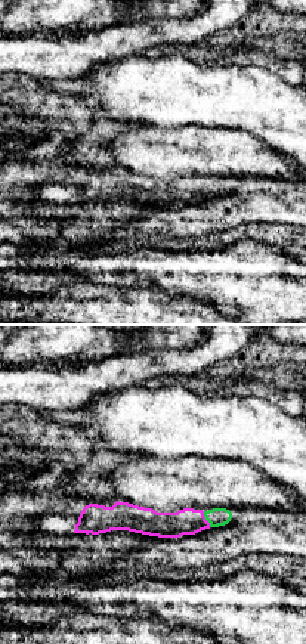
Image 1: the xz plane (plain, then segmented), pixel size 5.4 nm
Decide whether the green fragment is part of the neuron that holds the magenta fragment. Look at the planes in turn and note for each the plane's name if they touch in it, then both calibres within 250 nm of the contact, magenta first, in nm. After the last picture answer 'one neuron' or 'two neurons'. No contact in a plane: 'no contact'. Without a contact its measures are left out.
xz | 140/100 nm

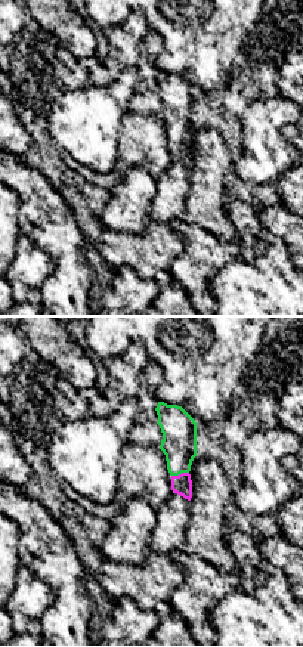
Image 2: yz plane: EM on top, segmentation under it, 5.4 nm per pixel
yz | 110/190 nm

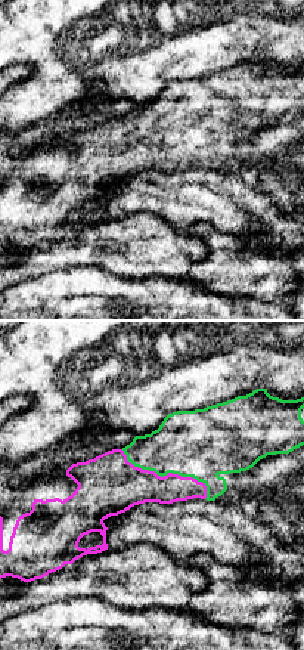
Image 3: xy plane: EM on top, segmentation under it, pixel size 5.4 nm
xy | 240/380 nm

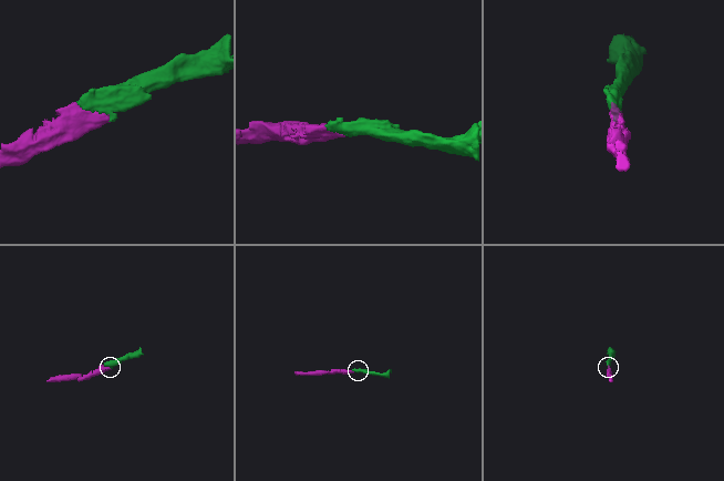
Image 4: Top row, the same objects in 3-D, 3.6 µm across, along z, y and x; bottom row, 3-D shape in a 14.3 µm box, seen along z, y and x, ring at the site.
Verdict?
one neuron

